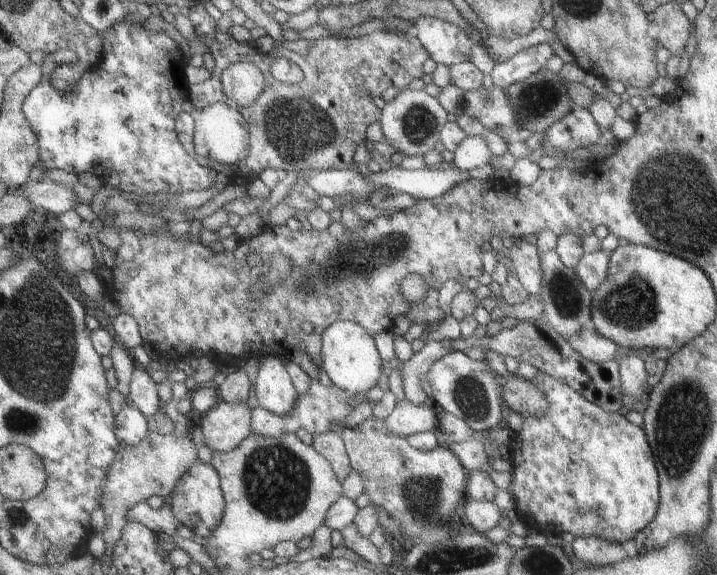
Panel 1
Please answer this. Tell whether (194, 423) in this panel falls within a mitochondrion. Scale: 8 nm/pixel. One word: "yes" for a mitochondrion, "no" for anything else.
no

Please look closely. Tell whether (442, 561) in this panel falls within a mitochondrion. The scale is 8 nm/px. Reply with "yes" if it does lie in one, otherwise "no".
yes

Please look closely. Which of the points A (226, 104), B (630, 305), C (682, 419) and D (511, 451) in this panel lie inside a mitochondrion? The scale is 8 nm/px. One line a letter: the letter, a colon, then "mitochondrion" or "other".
A: other
B: mitochondrion
C: mitochondrion
D: other

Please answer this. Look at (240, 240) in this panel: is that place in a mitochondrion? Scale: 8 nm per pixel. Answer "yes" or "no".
no

